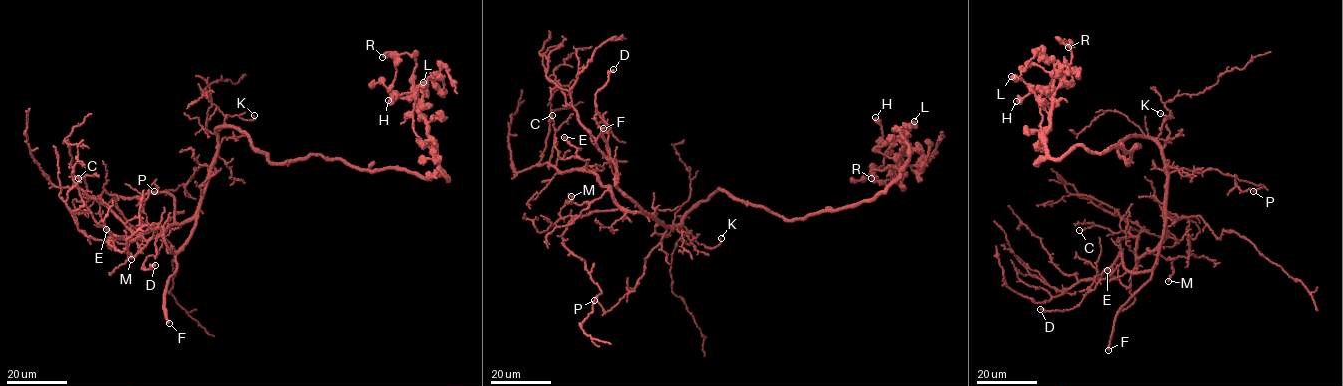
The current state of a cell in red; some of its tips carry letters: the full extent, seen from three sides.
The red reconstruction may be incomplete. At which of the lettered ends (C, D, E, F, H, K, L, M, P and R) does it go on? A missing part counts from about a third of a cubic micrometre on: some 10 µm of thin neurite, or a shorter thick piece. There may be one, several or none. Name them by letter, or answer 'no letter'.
C, E, F, K

